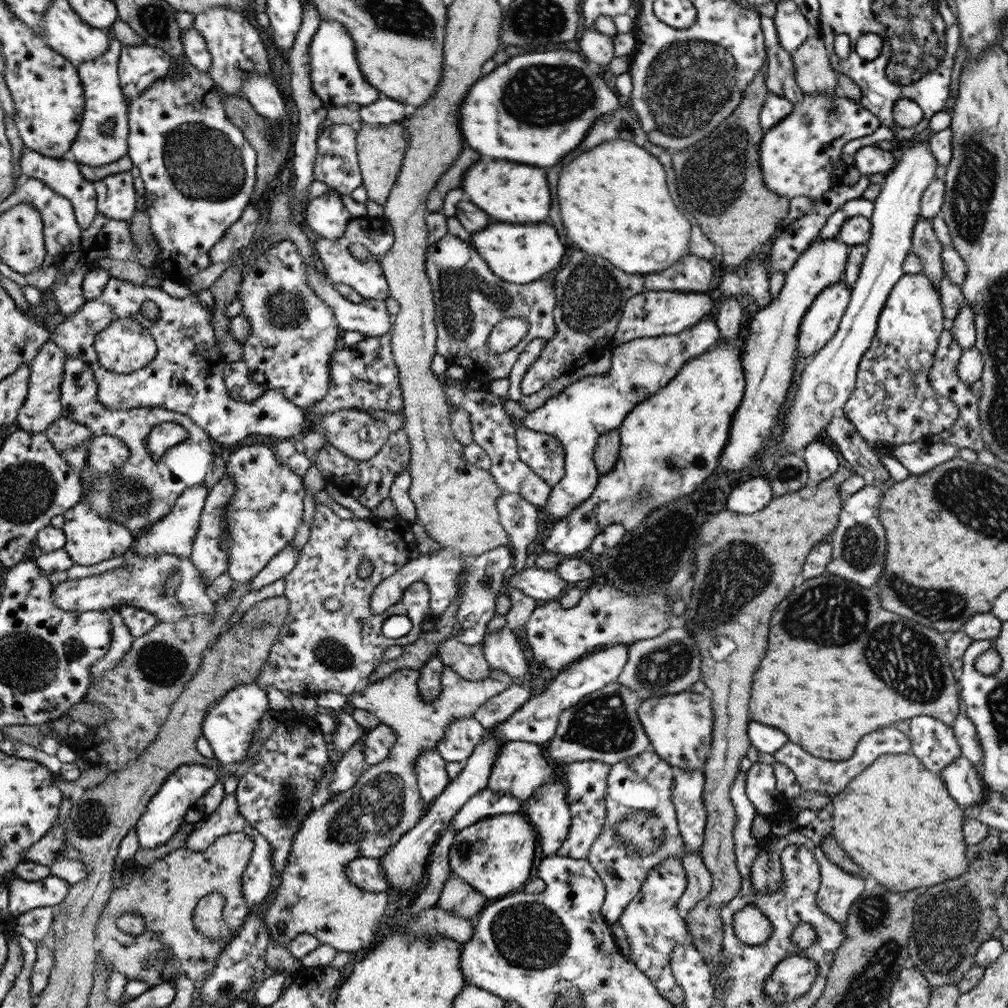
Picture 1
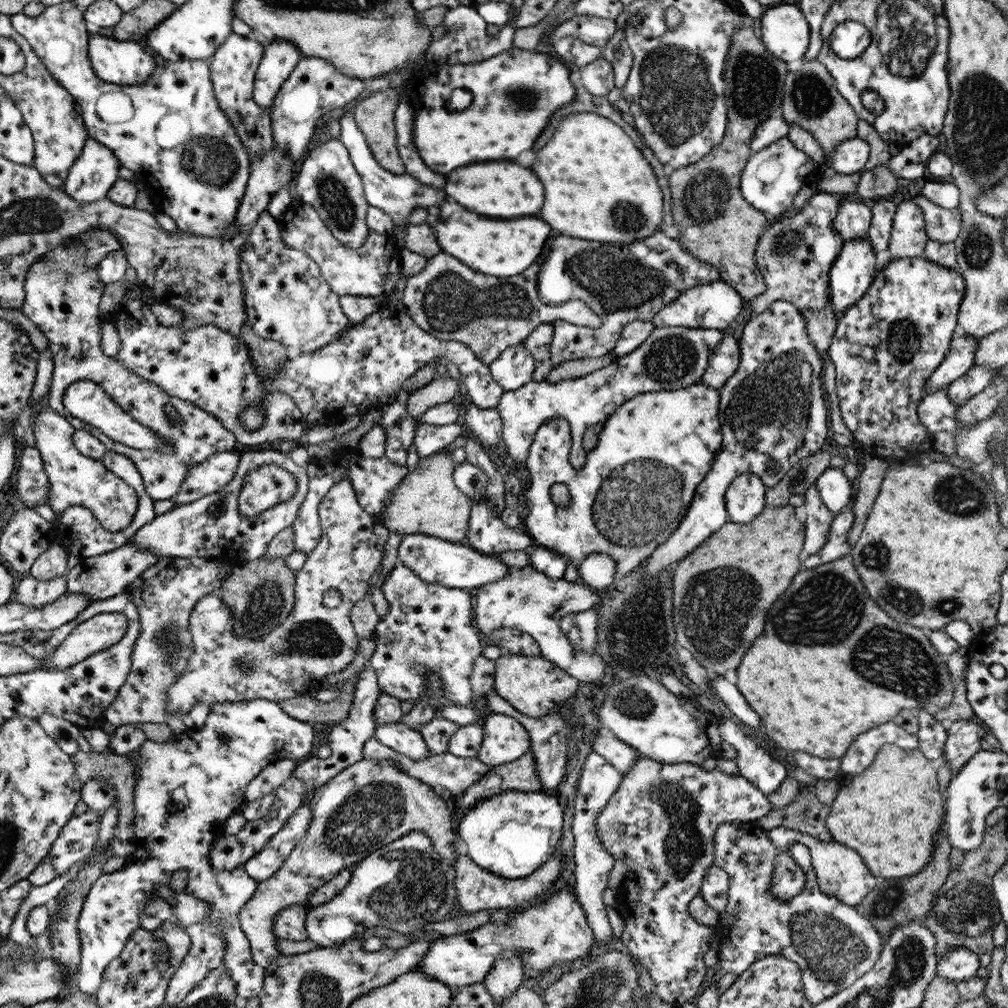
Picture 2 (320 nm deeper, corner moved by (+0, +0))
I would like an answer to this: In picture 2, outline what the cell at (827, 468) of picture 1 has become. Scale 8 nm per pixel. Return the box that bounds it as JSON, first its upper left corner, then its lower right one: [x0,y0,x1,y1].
[815,467,853,515]

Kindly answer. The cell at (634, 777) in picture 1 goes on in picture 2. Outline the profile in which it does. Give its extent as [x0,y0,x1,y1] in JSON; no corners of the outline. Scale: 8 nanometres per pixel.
[593,731,641,774]

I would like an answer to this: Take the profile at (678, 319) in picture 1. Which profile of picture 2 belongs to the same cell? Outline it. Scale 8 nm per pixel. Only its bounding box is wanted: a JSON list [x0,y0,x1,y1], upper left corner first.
[651,280,742,332]

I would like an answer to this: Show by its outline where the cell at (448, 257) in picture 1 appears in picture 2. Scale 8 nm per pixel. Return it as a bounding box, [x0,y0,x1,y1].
[402,252,601,366]

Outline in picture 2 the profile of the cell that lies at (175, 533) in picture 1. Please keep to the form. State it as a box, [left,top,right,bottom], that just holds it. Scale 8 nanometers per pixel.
[66,542,160,603]

